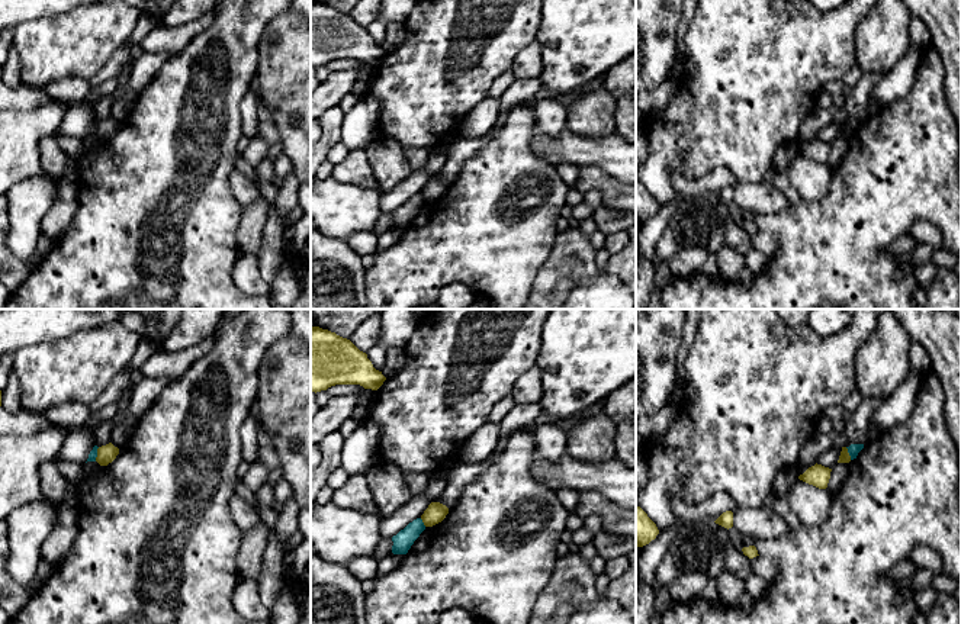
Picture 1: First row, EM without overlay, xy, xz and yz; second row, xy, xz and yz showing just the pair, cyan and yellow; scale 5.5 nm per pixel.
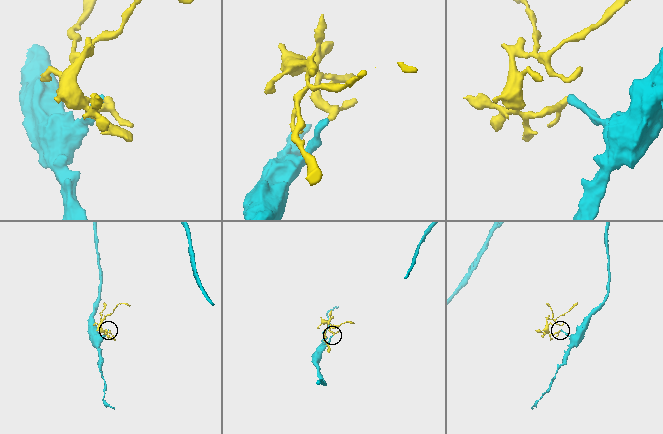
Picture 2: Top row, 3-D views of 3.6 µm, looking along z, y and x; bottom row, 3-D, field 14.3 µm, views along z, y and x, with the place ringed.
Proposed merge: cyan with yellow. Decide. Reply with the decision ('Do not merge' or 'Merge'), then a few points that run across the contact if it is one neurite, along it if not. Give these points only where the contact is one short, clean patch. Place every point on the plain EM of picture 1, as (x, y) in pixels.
Do not merge. Line: yz (845, 122), (851, 134)

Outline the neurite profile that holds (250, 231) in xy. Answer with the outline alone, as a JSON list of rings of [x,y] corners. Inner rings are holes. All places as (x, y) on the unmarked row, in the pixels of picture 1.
[[[258,199],[244,206],[238,225],[238,247],[241,254],[258,254],[267,222],[269,203],[266,199]]]

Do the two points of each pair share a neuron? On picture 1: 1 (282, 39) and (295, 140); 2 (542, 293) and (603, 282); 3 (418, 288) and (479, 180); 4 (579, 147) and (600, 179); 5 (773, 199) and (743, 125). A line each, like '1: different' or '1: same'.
1: same
2: different
3: same
4: different
5: different

